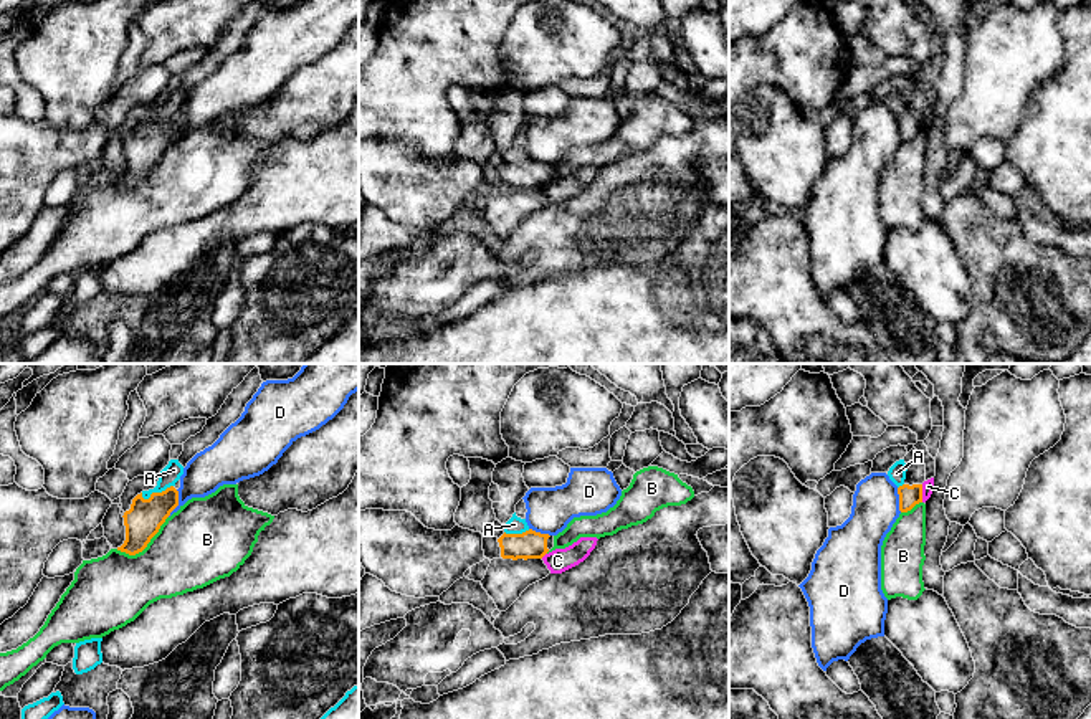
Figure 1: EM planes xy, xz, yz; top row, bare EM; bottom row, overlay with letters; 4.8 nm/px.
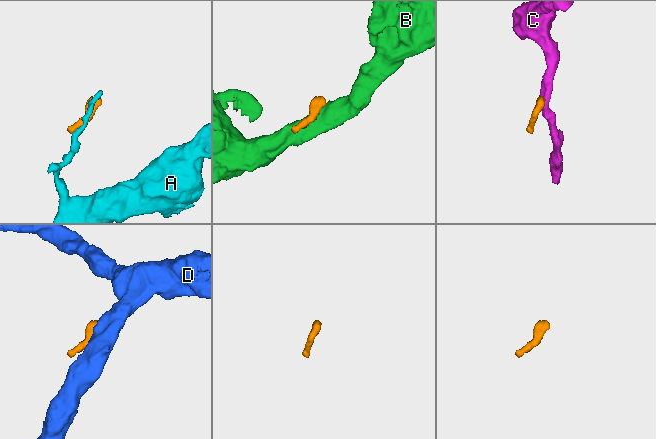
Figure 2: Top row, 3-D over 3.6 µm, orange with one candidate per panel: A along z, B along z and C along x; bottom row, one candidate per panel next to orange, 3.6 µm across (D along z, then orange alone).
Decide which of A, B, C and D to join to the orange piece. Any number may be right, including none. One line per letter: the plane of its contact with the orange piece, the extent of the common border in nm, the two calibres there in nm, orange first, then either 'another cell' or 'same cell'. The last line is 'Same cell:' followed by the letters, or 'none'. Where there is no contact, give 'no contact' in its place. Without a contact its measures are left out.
A: contact in xy; length 170 nm; calibres 180 and 90 nm; another cell
B: contact in xy; length 300 nm; calibres 180 and 380 nm; another cell
C: contact in yz; length 90 nm; calibres 100 and 60 nm; another cell
D: contact in xy; length 140 nm; calibres 180 and 200 nm; another cell
Same cell: none

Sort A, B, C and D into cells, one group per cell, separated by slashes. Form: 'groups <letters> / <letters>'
groups A / B / C / D

